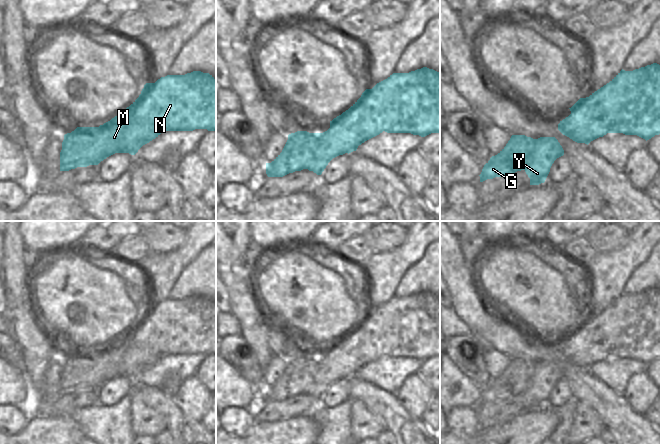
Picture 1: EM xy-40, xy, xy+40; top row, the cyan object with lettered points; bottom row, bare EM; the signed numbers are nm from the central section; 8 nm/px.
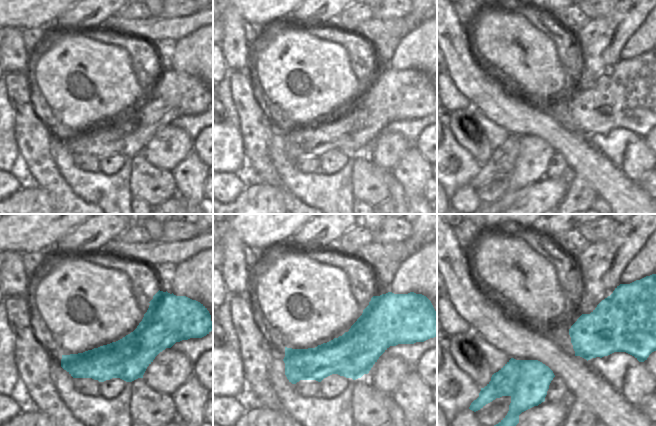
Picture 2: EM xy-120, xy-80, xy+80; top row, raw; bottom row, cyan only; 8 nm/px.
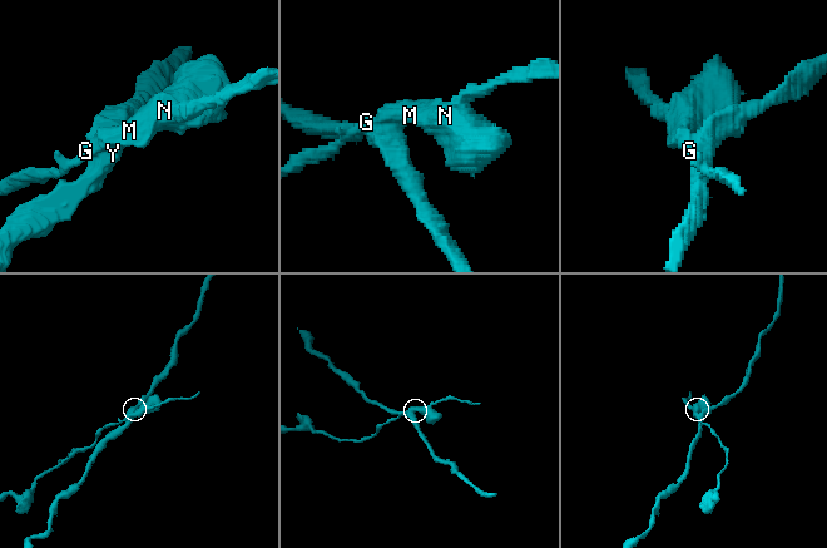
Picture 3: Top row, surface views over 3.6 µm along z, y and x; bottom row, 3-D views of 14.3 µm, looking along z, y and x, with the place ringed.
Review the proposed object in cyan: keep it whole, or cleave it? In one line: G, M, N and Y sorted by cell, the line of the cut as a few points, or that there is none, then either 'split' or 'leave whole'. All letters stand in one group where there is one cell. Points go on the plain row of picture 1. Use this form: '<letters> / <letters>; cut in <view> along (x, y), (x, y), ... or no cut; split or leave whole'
G M N / Y; cut in xy along (320, 362), (314, 383), (308, 393); split

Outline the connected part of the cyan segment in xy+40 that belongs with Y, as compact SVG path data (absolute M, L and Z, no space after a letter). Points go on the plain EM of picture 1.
M536 363L532 384L524 393L530 402L530 409L544 407L552 388L557 383L556 368L545 363Z

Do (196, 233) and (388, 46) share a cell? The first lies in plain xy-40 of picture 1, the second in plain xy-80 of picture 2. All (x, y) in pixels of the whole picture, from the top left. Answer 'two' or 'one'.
one

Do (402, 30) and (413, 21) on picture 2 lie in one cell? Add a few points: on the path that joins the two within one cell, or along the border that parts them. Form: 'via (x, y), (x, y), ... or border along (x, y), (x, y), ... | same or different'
border along (404, 18), (410, 30) | different

